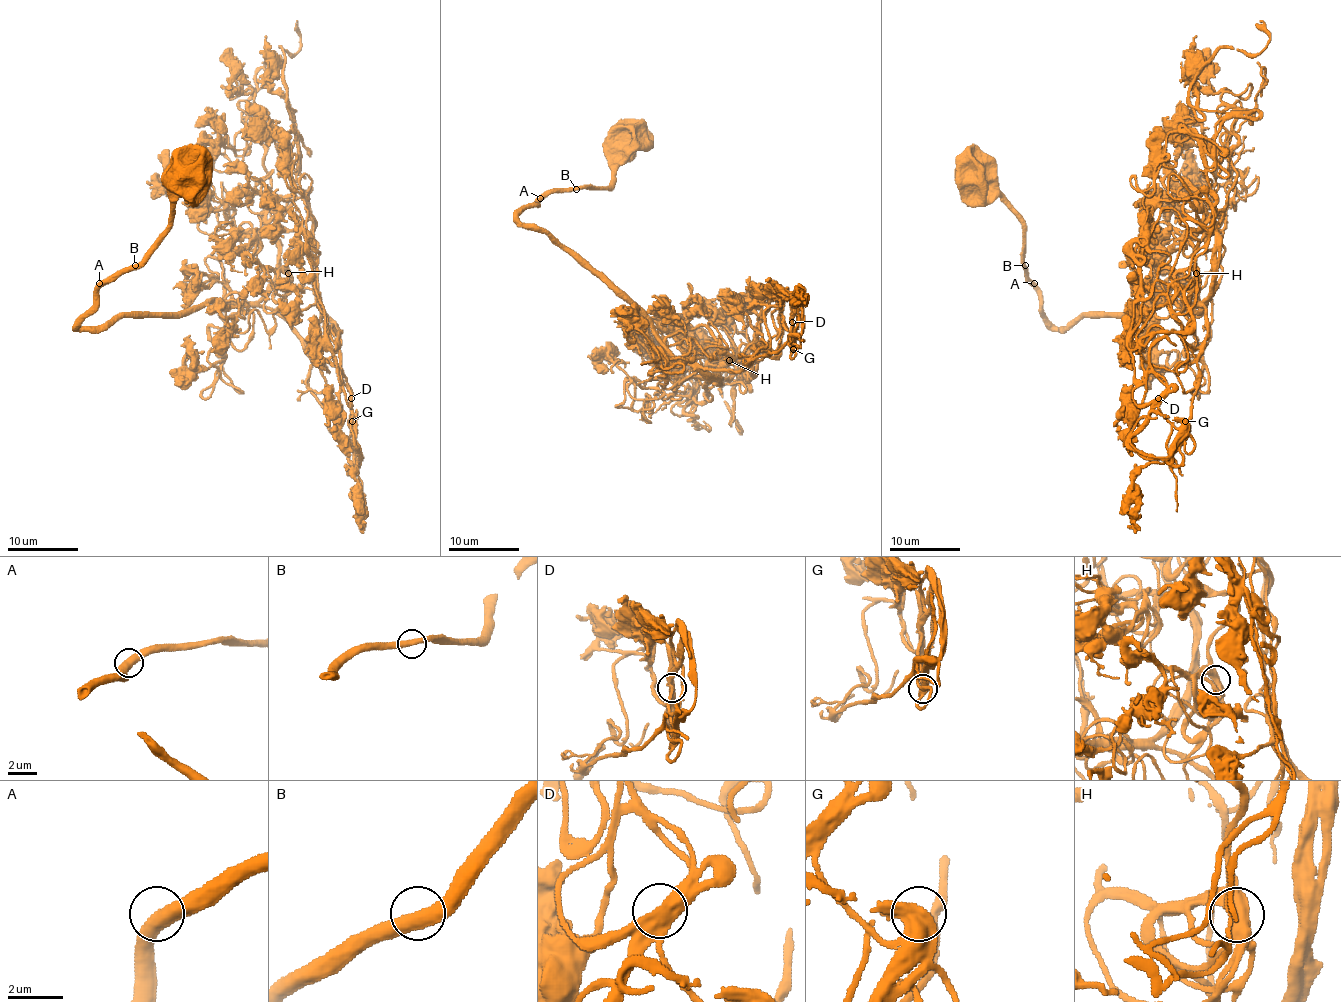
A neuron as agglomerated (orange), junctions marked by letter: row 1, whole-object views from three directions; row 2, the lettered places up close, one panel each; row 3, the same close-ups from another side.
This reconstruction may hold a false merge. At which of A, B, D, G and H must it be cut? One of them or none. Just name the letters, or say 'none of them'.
none of them

